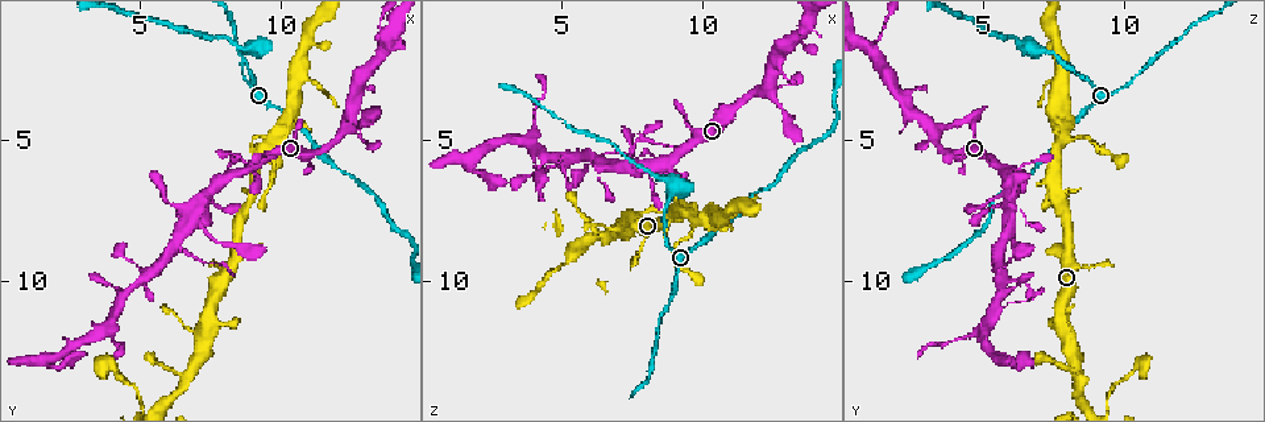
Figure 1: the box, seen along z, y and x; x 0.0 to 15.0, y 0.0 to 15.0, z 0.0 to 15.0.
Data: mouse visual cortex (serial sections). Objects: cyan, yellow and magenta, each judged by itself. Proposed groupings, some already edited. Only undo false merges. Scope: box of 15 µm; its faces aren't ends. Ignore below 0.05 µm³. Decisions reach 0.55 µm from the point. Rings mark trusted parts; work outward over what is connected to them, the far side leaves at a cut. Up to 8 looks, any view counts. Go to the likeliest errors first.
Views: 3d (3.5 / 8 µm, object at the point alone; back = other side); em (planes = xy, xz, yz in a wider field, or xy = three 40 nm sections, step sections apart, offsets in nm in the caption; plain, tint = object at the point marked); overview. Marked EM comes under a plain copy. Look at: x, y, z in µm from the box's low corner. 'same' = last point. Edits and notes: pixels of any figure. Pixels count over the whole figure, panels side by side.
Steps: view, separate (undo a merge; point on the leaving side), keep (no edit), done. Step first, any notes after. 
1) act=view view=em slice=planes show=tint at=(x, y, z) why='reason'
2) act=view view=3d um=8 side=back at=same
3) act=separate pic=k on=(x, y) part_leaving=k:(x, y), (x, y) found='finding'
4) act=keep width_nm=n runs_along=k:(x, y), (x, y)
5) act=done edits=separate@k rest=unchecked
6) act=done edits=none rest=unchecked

act=view view=3d um=3.5 at=(3.9, 11.7, 5.1) why='branch point'

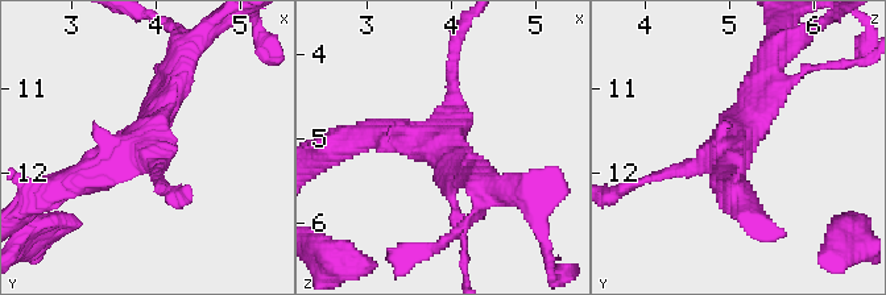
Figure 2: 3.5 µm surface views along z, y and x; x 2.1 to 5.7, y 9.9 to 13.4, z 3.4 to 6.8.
act=view view=em slice=xy step=5 show=tint at=(3.80, 11.60, 5.05) why='shape alone is not enough'

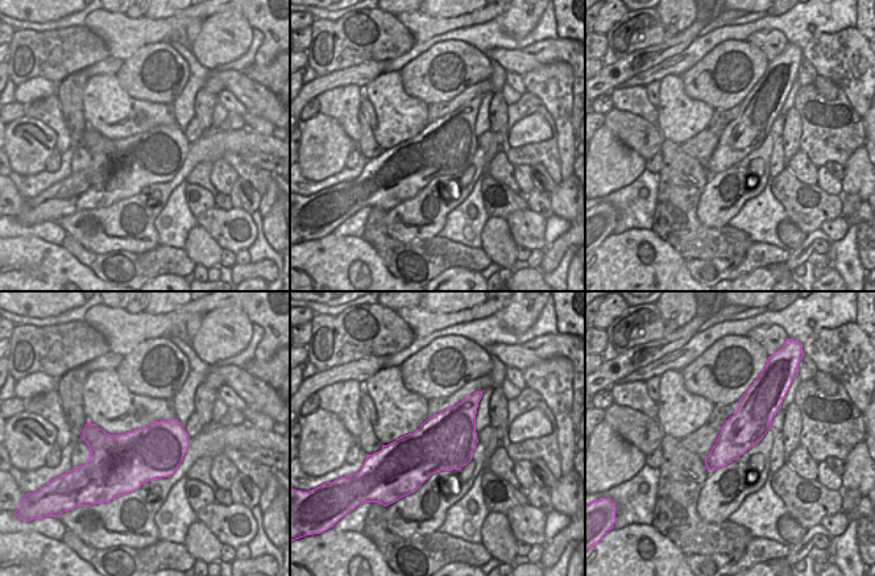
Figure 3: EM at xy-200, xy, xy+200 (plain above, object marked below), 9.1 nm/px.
act=keep runs_along=2:(181, 73), (140, 142), (63, 186) found='continuous, no second cell'

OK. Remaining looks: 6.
act=view view=3d um=3.5 side=back at=(9.0, 1.7, 6.7) why='calibre changes'

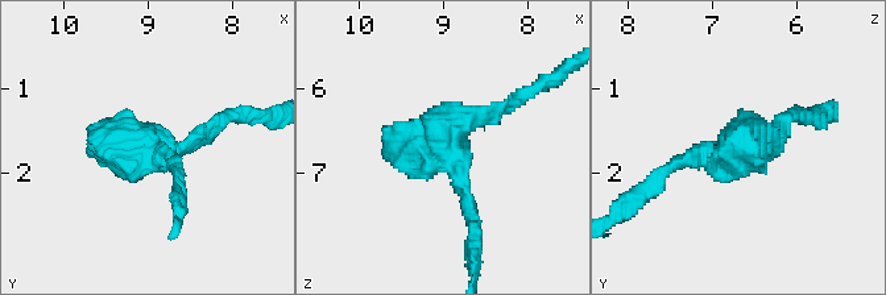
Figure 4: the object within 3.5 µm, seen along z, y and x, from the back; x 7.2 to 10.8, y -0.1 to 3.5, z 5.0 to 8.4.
act=view view=em slice=planes show=tint at=(8.90, 1.75, 6.75) why='shape alone is not enough'

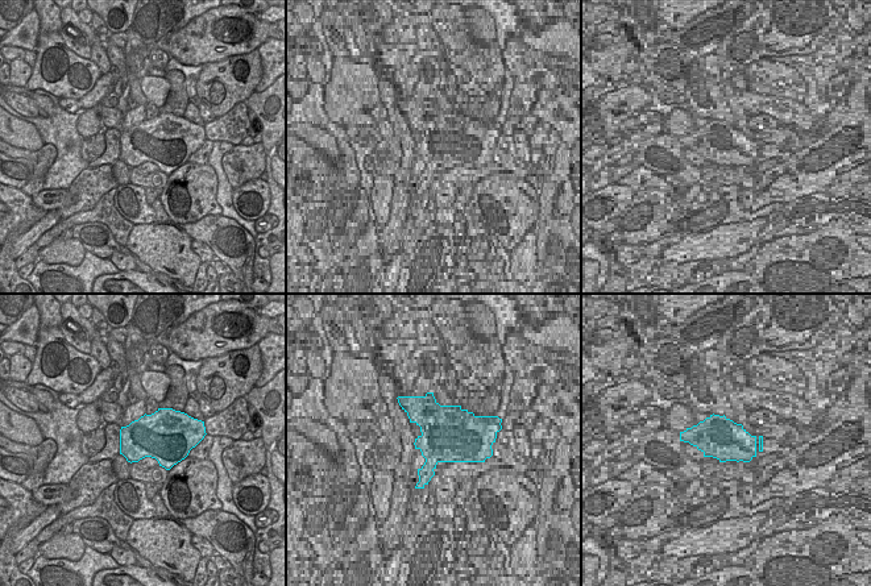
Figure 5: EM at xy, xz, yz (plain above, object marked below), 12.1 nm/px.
act=keep runs_along=4:(661, 175), (694, 156), (765, 152), (778, 127) found='continuous, no second cell'

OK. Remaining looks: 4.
act=view view=3d um=3.5 at=(9.1, 4.9, 8.8) why='sharp bend'

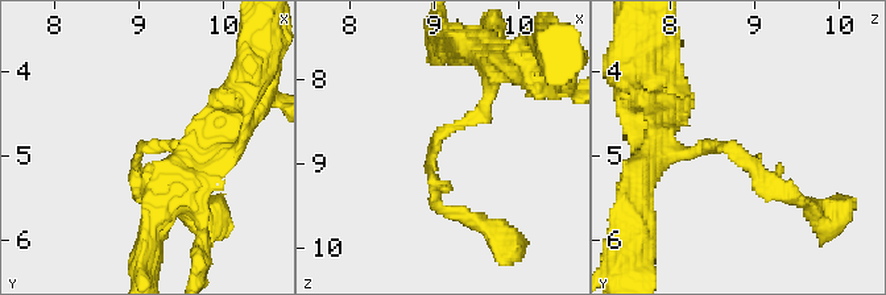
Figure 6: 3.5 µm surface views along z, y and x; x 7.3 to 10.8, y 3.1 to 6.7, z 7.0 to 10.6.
act=view view=em slice=xy step=5 show=tint at=(9.10, 4.85, 8.70) arm_widths_nm=200,200

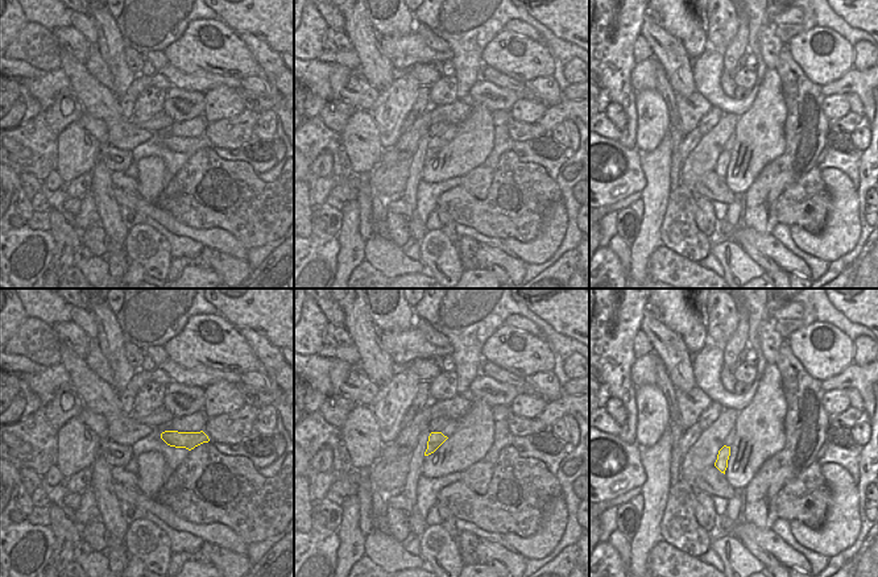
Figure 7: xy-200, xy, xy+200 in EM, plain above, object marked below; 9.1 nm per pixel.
act=keep runs_along=6:(491, 82), (483, 112), (434, 145), (442, 206) found='one cell here'

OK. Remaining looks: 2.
act=done edits=none rest=unchecked

